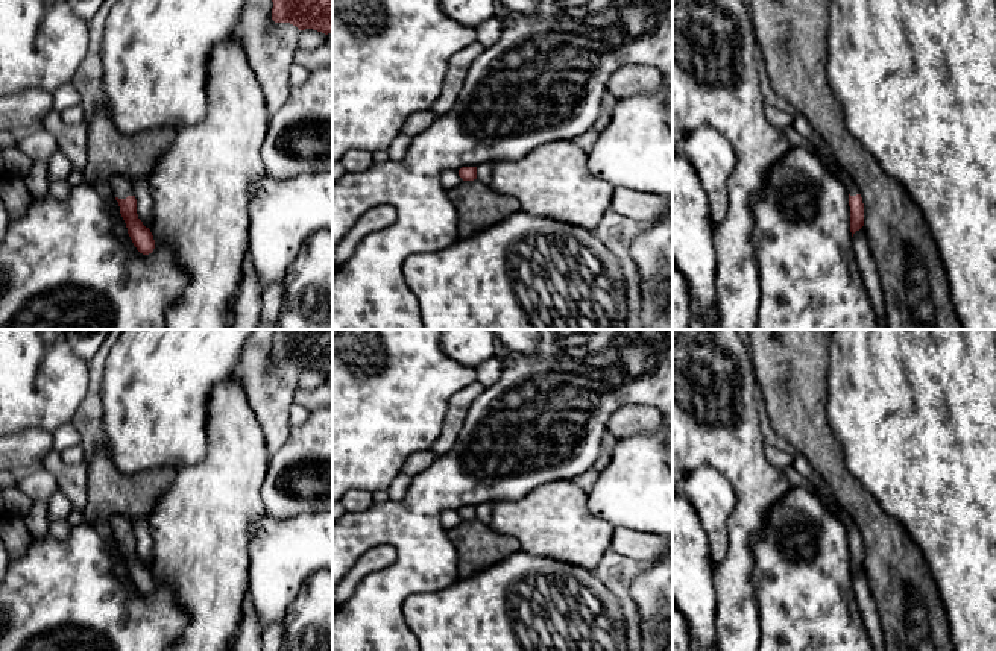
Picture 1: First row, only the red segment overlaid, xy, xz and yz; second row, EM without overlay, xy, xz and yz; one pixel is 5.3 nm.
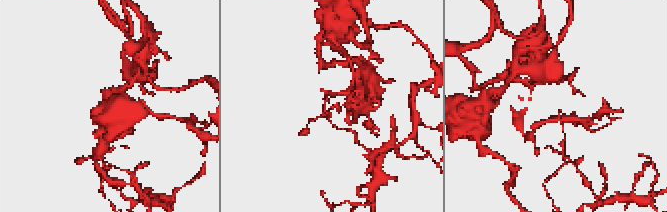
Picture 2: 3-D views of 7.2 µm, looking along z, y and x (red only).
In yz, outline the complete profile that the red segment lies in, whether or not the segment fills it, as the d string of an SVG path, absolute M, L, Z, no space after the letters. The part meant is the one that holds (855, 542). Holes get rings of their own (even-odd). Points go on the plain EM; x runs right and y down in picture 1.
M849 534L849 546L850 546L850 572L853 577L853 574L864 566L864 543L861 534L856 536Z

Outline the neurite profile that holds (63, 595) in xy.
M88 524L71 527L67 540L32 537L24 555L9 560L0 581L0 651L169 651L188 624L176 589L155 581L152 593L140 593L115 574L120 558L118 542L108 542Z

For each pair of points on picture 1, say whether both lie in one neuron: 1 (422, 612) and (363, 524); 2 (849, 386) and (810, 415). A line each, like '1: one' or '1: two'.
1: two
2: two

